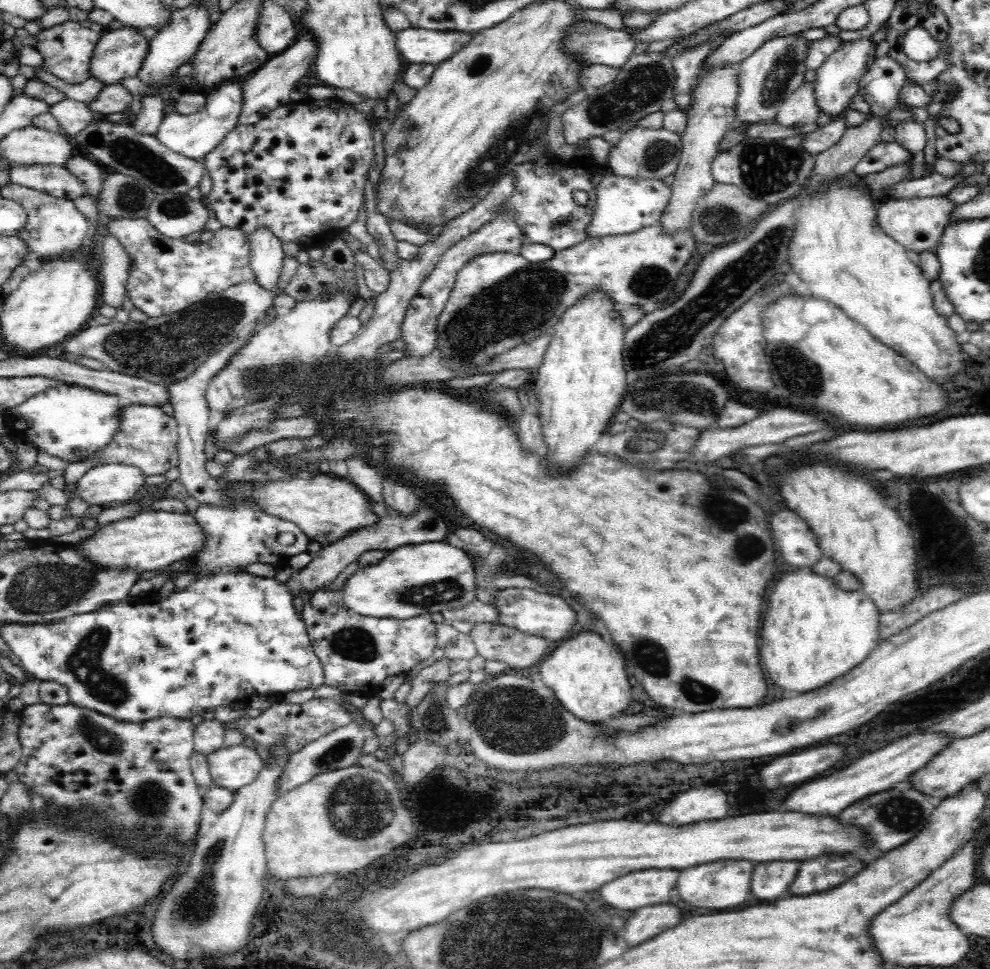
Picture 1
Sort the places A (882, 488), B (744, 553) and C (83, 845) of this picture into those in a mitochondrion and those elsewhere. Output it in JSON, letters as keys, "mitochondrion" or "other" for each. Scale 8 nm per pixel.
{"A":"other","B":"mitochondrion","C":"other"}

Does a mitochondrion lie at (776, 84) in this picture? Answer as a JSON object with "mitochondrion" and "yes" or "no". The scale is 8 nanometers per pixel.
{"mitochondrion":"yes"}

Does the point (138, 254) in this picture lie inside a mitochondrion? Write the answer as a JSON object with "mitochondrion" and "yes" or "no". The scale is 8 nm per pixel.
{"mitochondrion":"no"}

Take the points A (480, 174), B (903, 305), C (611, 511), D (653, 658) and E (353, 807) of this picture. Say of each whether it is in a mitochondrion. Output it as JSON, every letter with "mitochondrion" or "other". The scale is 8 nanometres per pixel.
{"A":"mitochondrion","B":"other","C":"other","D":"mitochondrion","E":"mitochondrion"}

